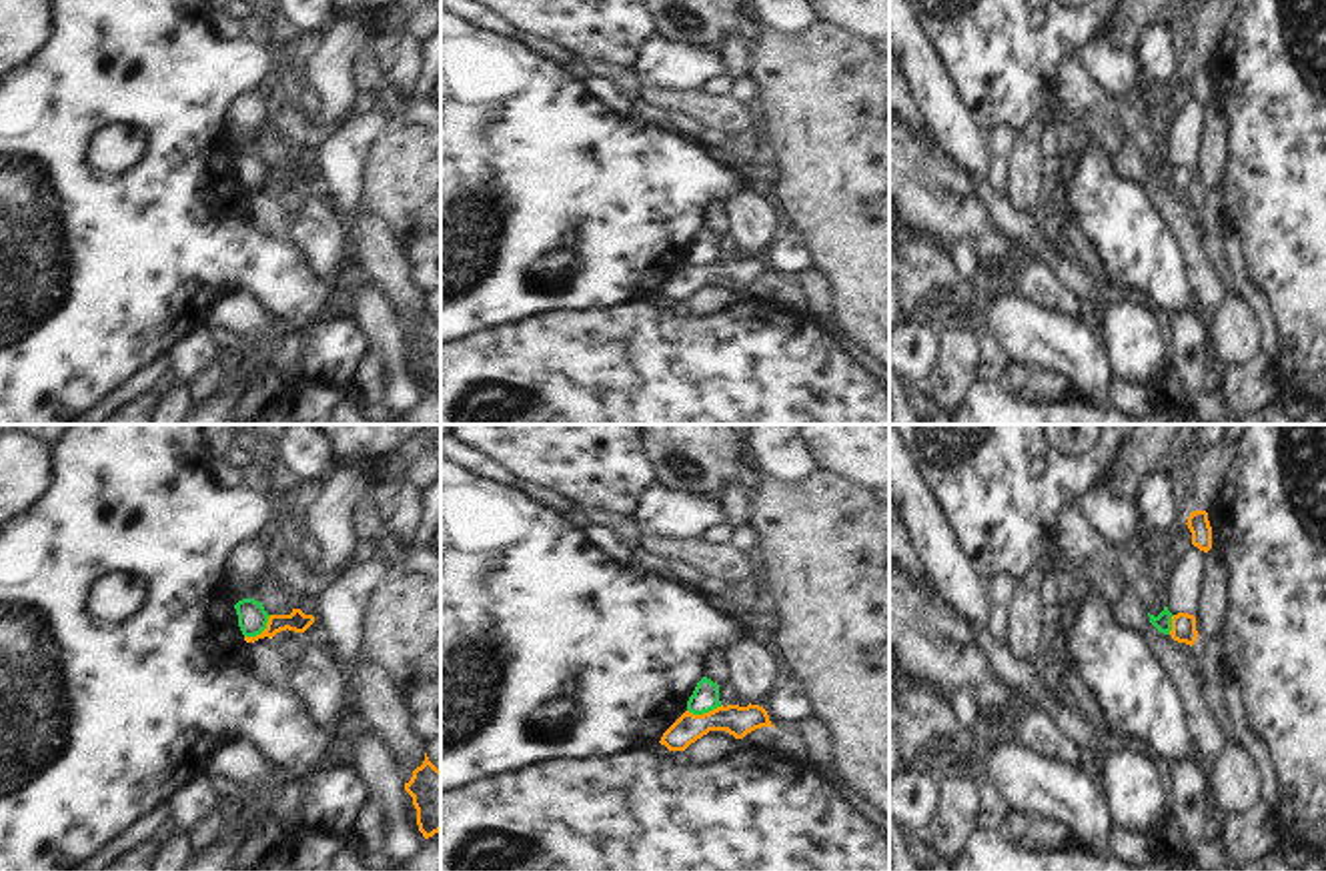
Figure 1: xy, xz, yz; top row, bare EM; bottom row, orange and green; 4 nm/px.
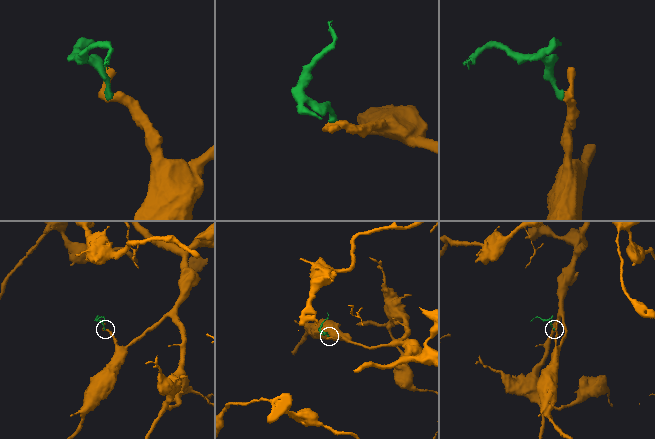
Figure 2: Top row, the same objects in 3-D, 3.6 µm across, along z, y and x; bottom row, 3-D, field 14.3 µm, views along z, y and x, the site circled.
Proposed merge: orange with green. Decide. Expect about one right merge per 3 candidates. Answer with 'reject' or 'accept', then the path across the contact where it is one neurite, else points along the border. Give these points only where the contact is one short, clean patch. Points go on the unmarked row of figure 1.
reject; border xy (271, 167), (259, 185), (245, 189)

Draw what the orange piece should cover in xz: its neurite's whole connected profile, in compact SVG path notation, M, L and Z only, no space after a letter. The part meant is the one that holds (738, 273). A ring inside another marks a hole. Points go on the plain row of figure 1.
M727 256L717 258L703 266L685 262L661 288L661 296L669 302L685 302L691 294L707 286L709 282L727 282L735 290L743 290L747 284L773 278L769 266L759 256Z

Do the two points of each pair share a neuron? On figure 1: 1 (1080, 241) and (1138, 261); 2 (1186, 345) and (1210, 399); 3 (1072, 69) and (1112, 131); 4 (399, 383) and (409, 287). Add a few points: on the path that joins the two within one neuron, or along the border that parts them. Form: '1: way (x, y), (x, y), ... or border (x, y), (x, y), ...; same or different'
1: border (1070, 217), (1098, 253), (1104, 273), (1114, 287); different
2: way (1188, 359), (1194, 369), (1196, 389); same
3: way (1080, 85), (1106, 115); same
4: border (381, 291), (391, 303), (403, 335); different

